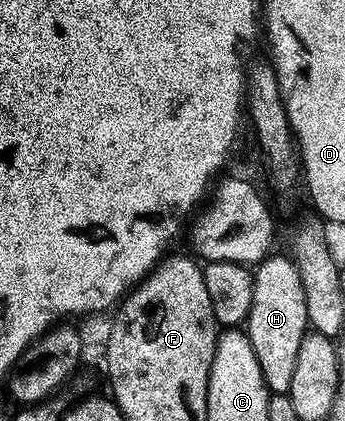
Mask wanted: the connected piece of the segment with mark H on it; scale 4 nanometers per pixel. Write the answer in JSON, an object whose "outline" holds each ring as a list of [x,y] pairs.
{"outline":[[[271,257],[257,267],[254,276],[254,303],[248,323],[250,343],[256,352],[256,358],[260,360],[260,366],[264,372],[266,386],[271,395],[289,395],[292,388],[292,380],[296,377],[296,360],[300,360],[300,344],[304,344],[306,335],[311,329],[308,300],[305,299],[305,290],[301,284],[301,274],[297,266],[289,257]]]}

